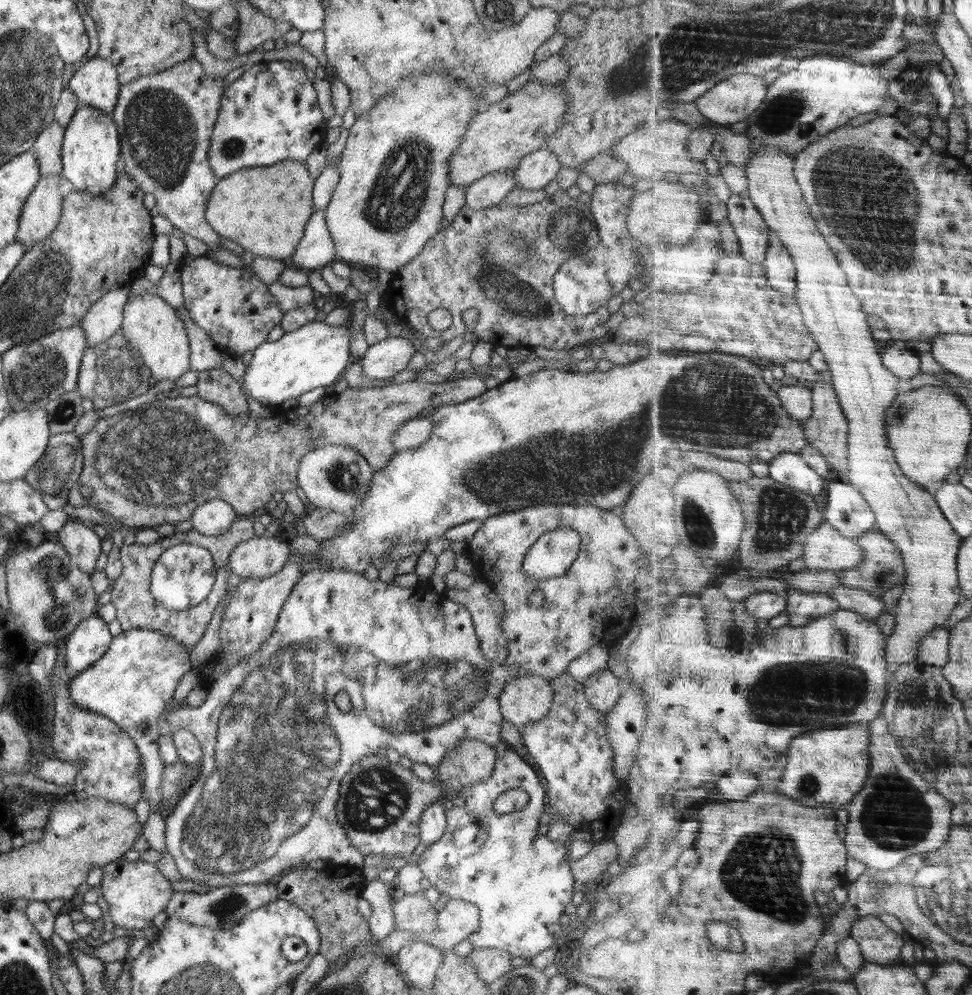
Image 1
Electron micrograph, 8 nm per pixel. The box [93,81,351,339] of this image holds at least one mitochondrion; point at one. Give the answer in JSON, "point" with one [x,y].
{"point":[160,130]}

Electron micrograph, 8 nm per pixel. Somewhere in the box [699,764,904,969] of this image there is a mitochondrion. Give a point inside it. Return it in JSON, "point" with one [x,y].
{"point":[766,877]}

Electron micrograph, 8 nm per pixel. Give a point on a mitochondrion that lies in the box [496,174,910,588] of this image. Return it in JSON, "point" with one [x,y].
{"point":[781,514]}

